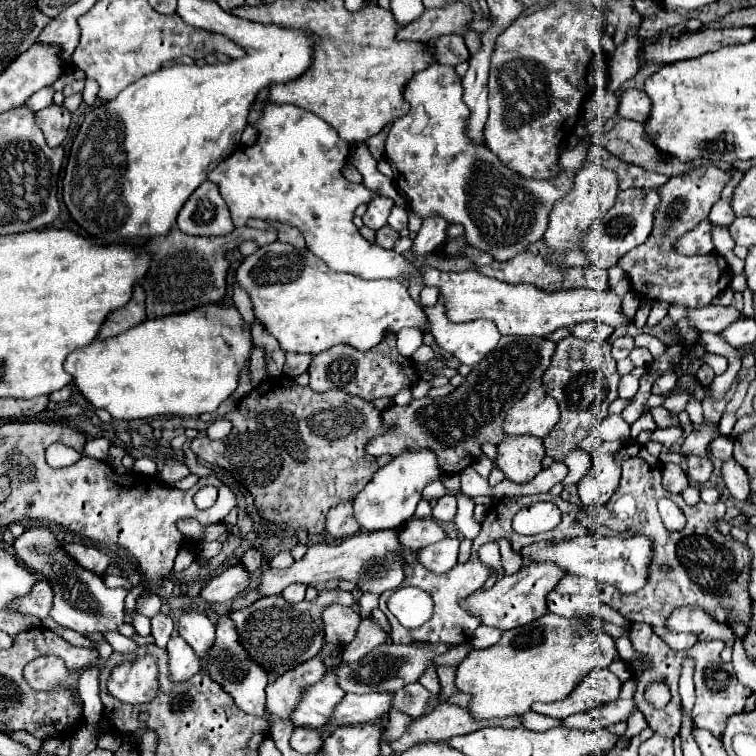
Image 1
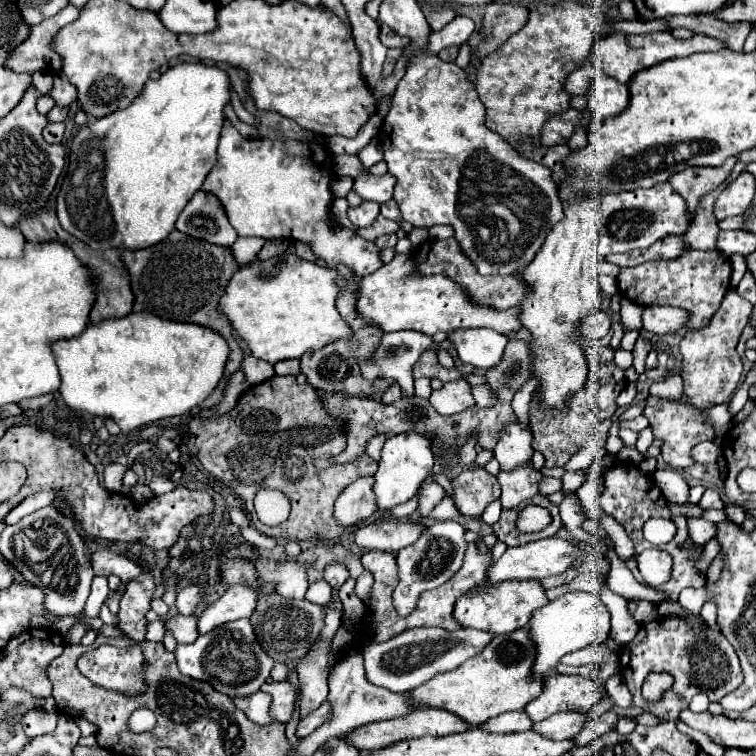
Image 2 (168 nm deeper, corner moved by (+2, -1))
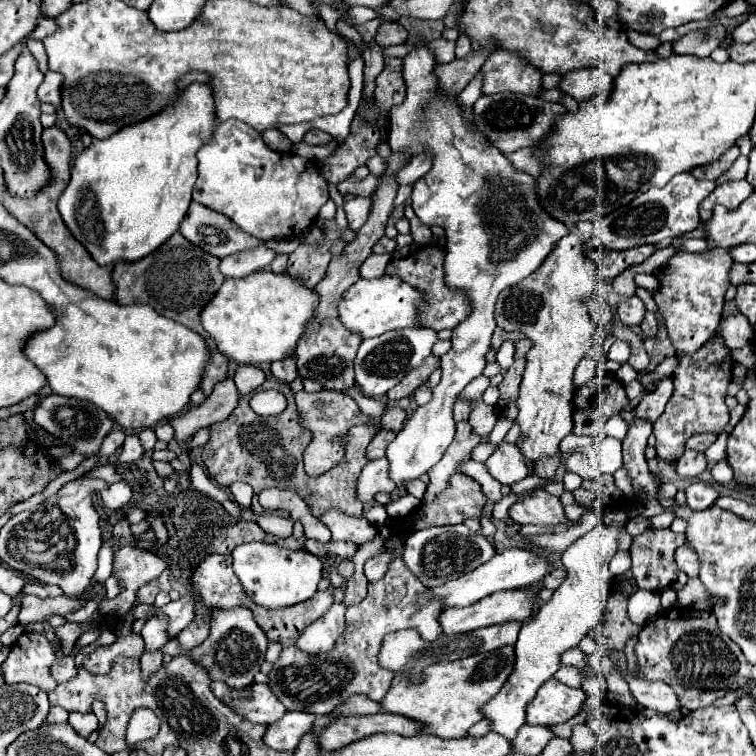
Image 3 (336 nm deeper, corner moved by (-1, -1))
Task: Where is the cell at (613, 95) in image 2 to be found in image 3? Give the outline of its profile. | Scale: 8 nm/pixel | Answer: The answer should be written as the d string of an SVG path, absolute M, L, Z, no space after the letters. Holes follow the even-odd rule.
M595 69L571 71L571 73L563 75L559 89L563 93L571 95L579 103L589 101L597 95L603 95L603 99L609 99L609 95L613 91L613 77L609 77L609 75L595 77Z

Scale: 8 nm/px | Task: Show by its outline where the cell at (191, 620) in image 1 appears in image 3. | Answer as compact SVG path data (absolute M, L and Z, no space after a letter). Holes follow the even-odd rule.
M161 613L161 615L155 615L153 619L149 619L141 631L141 637L145 639L145 649L147 651L153 651L153 649L159 649L163 647L165 643L169 643L173 637L169 637L169 619Z

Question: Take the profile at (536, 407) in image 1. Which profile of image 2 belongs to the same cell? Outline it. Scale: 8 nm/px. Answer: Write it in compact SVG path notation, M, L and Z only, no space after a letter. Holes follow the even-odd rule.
M516 421L502 431L494 447L494 459L500 463L500 471L512 471L528 463L532 451L532 431Z

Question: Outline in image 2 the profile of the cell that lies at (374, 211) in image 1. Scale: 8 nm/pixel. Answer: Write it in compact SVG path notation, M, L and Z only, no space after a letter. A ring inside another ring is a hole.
M362 201L362 205L358 207L348 207L348 219L356 229L370 227L378 215L380 215L380 205L372 201Z

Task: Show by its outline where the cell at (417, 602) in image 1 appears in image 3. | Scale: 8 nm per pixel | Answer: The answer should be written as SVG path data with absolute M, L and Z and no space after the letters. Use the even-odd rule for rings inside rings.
M443 525L443 527L427 527L421 531L415 531L409 535L409 539L403 545L401 559L405 561L405 567L425 585L425 587L439 587L447 581L453 581L481 563L489 561L495 555L493 545L481 535L471 533L467 525Z

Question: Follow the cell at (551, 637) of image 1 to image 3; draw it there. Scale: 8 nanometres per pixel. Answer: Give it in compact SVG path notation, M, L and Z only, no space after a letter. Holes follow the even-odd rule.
M505 645L489 653L471 655L453 663L435 663L425 669L425 681L419 685L407 683L403 677L395 675L391 689L387 691L387 697L383 697L381 705L387 713L413 717L415 721L423 723L425 733L433 733L445 739L459 739L467 735L471 725L483 719L481 707L501 691L513 667L513 645Z

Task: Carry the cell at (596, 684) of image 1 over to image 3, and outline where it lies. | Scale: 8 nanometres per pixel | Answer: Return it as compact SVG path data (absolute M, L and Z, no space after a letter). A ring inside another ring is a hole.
M549 679L527 705L527 723L545 727L565 723L581 711L585 699L587 695L583 689L569 687L557 679Z

